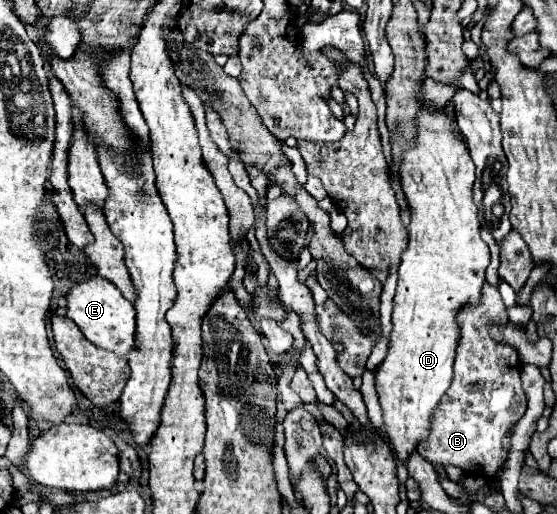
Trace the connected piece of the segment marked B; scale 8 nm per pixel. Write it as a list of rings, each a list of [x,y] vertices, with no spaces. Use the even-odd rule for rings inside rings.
[[[488,282],[484,284],[484,300],[478,304],[478,308],[464,308],[458,314],[458,322],[462,326],[462,338],[456,350],[456,362],[454,362],[454,378],[450,388],[446,390],[444,398],[440,400],[438,408],[434,410],[434,416],[430,418],[430,430],[424,440],[418,444],[418,454],[426,460],[430,460],[436,466],[452,464],[462,468],[470,474],[484,474],[486,478],[496,478],[502,470],[502,464],[506,460],[506,452],[502,448],[504,434],[524,416],[526,412],[526,394],[520,386],[520,358],[510,346],[502,346],[490,338],[490,326],[492,324],[506,324],[506,306],[500,298],[500,292],[492,288]]]

